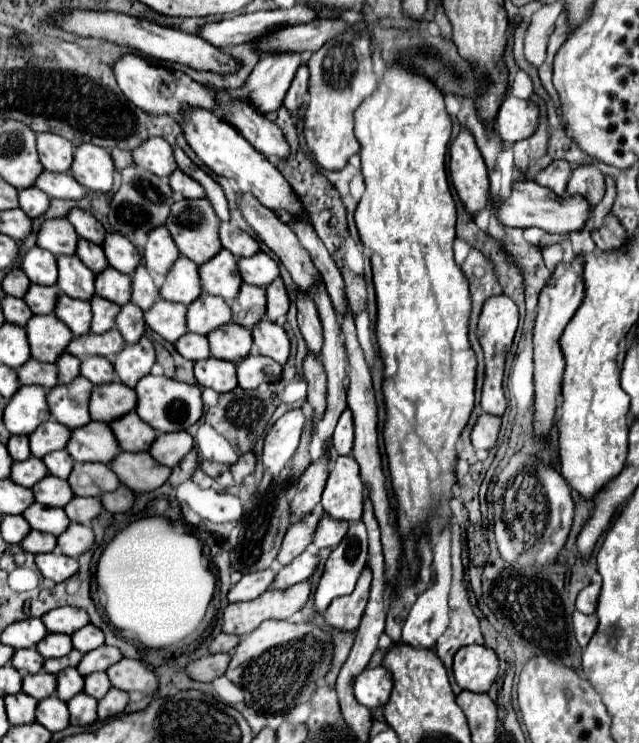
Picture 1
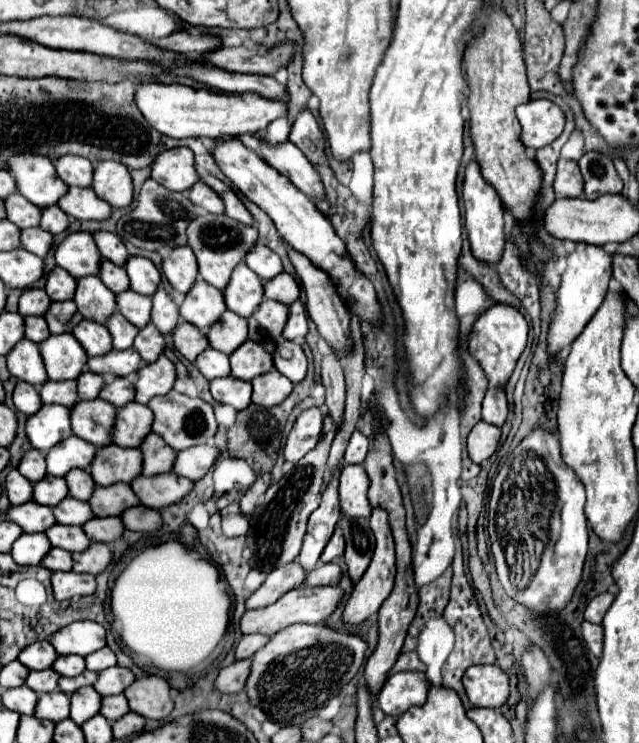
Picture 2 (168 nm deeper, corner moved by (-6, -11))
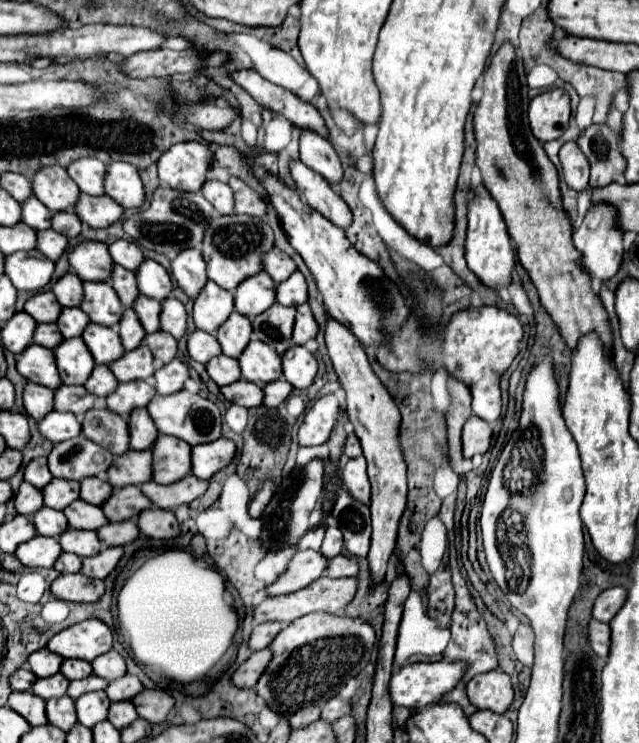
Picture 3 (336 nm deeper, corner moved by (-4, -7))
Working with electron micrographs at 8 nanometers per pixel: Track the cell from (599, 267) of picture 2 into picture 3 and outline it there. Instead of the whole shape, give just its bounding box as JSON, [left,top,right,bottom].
[573,205,623,283]

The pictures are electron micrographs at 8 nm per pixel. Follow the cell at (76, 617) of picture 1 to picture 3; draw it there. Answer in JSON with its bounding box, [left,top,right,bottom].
[47,619,113,661]

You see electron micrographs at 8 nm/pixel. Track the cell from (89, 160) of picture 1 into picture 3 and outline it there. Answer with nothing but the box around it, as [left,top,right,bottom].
[105,161,145,207]

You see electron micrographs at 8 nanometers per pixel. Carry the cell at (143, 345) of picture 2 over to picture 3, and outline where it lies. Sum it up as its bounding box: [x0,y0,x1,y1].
[143,331,177,365]

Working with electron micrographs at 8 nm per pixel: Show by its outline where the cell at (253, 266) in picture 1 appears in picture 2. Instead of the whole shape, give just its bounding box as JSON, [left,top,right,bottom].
[265,273,301,305]

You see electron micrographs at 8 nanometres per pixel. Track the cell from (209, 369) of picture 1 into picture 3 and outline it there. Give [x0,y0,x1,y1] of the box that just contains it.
[221,379,263,409]

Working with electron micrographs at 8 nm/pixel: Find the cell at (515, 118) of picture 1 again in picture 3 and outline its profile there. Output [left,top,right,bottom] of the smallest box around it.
[529,89,571,141]

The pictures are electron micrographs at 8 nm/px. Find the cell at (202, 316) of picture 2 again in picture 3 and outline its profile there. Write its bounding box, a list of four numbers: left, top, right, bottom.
[193,281,233,333]

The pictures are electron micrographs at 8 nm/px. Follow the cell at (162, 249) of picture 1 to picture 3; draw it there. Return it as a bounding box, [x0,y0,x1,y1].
[171,249,207,297]

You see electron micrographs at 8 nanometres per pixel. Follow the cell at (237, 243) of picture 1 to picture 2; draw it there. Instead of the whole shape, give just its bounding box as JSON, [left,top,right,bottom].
[245,245,283,281]

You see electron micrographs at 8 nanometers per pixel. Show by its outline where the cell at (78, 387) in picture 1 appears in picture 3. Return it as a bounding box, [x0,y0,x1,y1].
[83,409,129,455]

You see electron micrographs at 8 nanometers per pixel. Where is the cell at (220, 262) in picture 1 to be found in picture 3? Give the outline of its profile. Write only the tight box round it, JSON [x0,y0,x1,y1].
[235,271,275,319]

